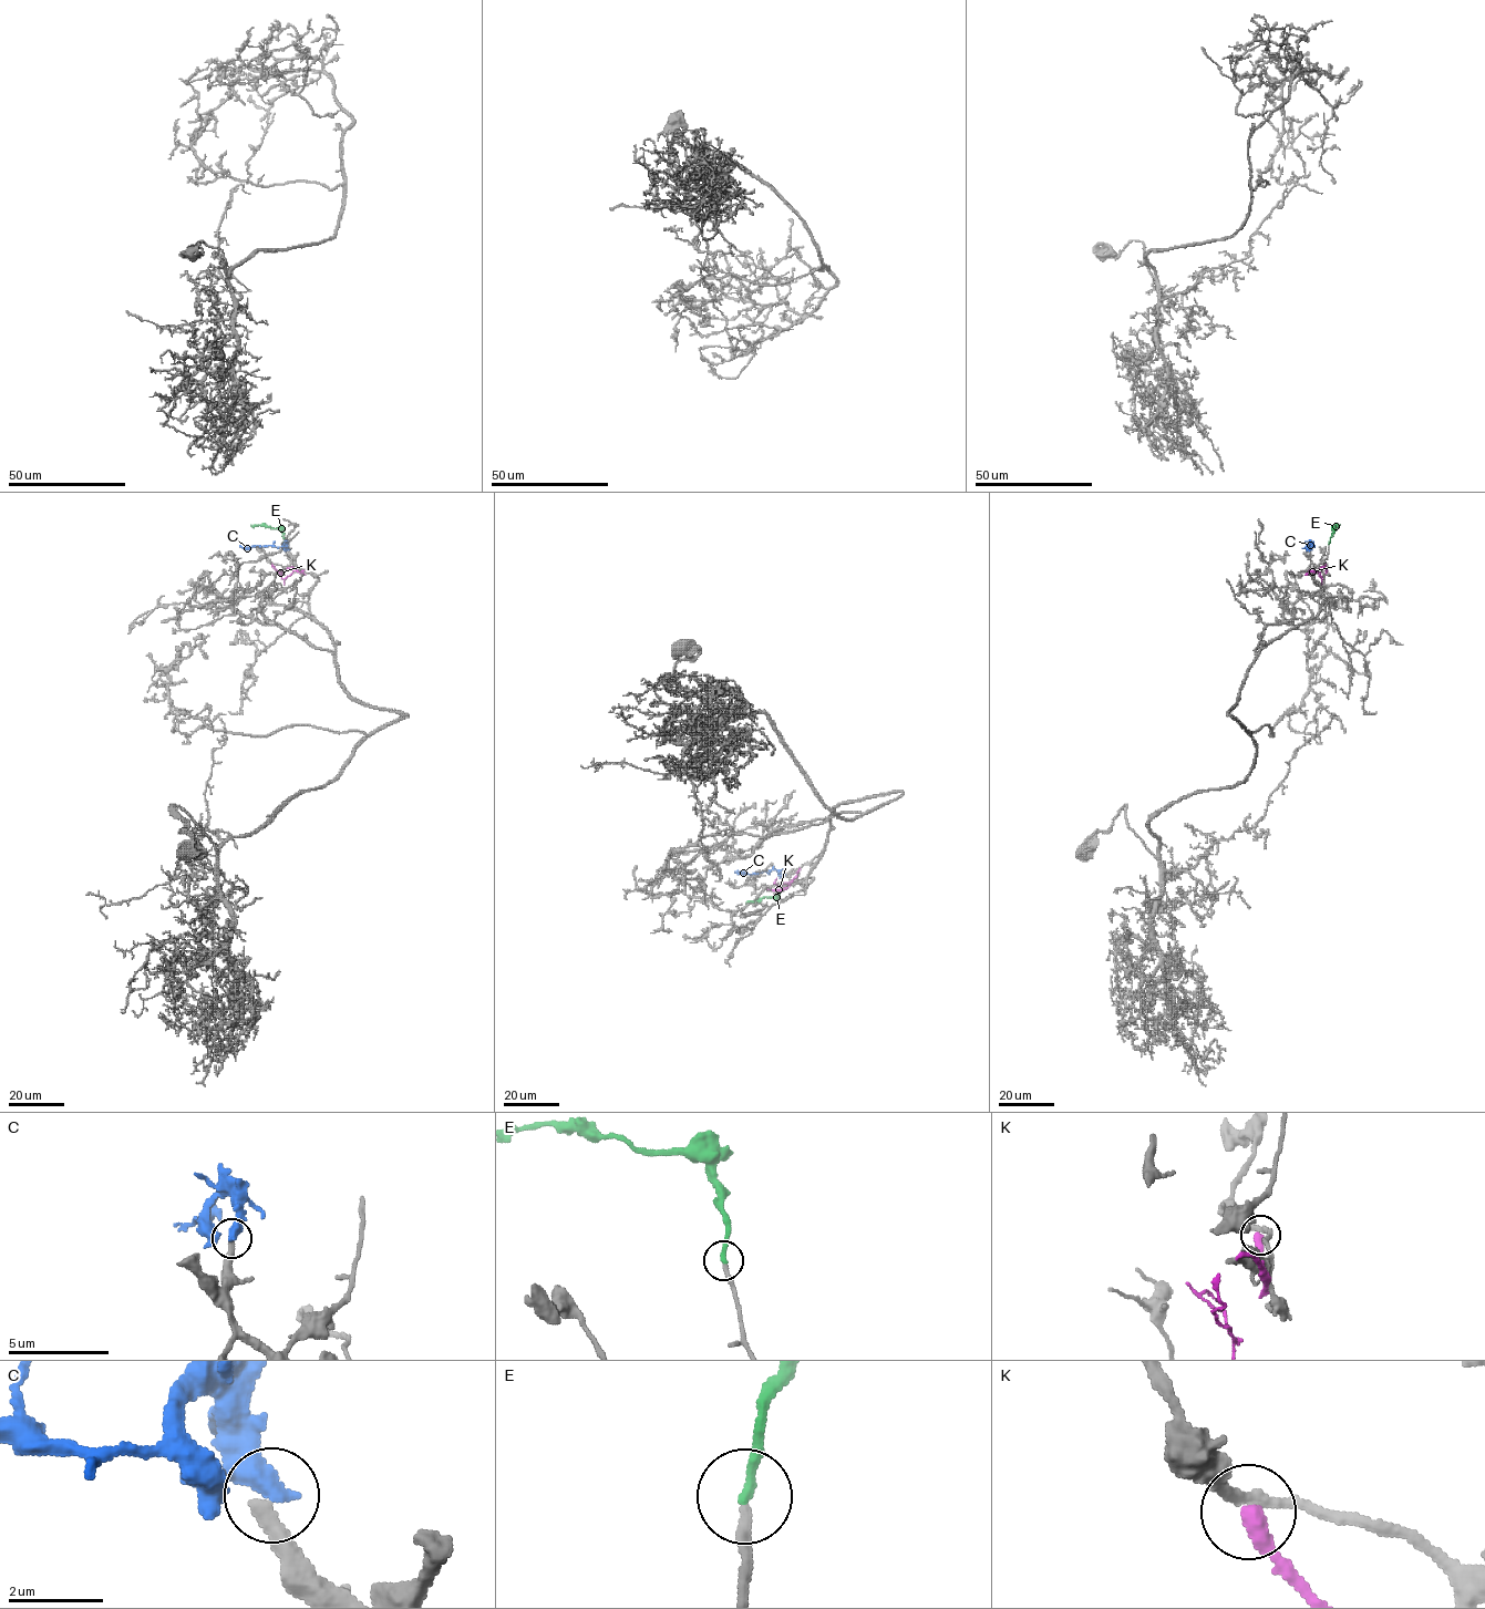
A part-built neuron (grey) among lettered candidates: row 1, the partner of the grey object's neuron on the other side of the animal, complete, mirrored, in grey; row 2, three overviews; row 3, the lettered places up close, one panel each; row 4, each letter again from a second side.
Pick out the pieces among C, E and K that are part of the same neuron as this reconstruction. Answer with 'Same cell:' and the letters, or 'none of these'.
Same cell: E

